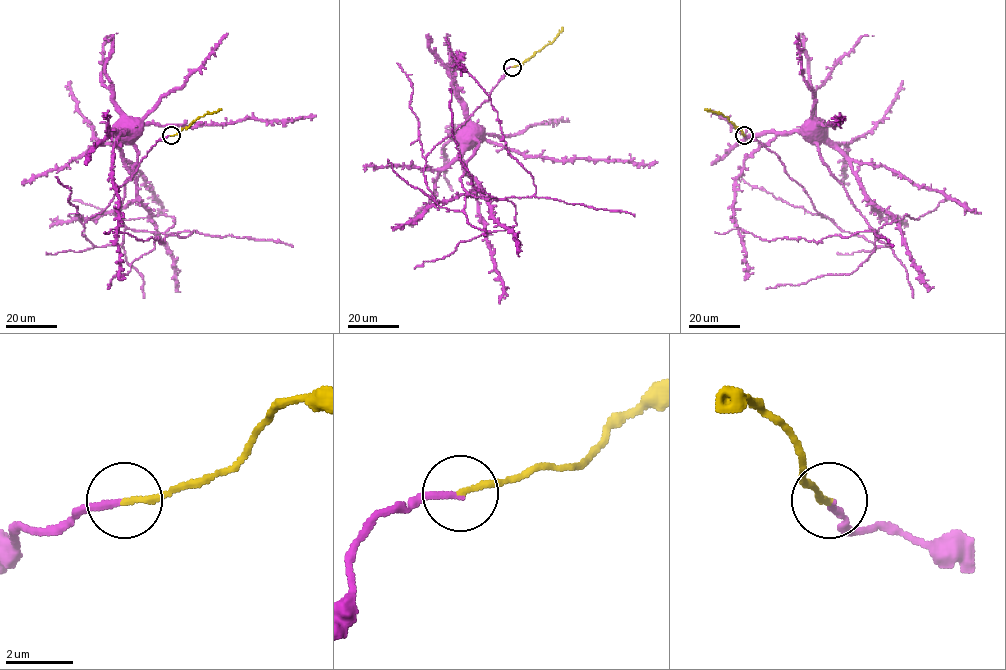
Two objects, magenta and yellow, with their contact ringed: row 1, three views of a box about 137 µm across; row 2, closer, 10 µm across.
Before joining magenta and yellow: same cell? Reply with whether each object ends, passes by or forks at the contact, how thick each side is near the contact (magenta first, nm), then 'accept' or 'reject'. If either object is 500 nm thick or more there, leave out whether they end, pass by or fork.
magenta ends | yellow ends | 240/190 nm | accept

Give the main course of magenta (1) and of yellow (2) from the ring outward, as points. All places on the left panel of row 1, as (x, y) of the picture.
1: (171, 135), (84, 224), (93, 246), (124, 242), (119, 206), (137, 156), (127, 127)
2: (171, 135), (220, 108)

